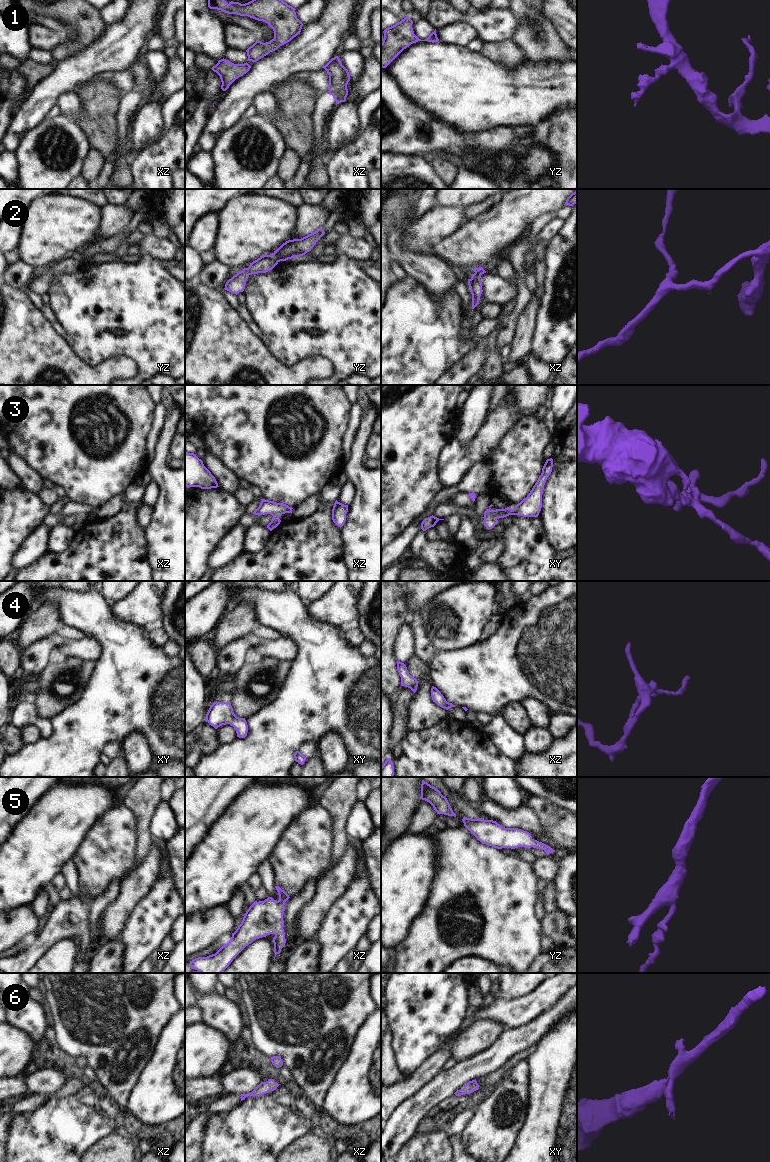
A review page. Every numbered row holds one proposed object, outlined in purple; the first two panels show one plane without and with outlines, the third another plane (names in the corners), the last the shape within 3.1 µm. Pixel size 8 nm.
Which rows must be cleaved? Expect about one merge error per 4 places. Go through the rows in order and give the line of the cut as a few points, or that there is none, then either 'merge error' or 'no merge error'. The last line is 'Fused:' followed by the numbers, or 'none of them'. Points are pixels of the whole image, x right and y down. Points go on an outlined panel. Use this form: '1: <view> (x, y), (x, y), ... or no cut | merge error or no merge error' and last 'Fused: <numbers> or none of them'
1: no cut | no merge error
2: no cut | no merge error
3: xz (273, 516), (278, 518) | merge error
4: no cut | no merge error
5: no cut | no merge error
6: no cut | no merge error
Fused: 3

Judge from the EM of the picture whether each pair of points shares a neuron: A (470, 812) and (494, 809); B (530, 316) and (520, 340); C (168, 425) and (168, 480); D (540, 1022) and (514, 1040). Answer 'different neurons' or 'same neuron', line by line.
A: different neurons
B: same neuron
C: same neuron
D: same neuron

